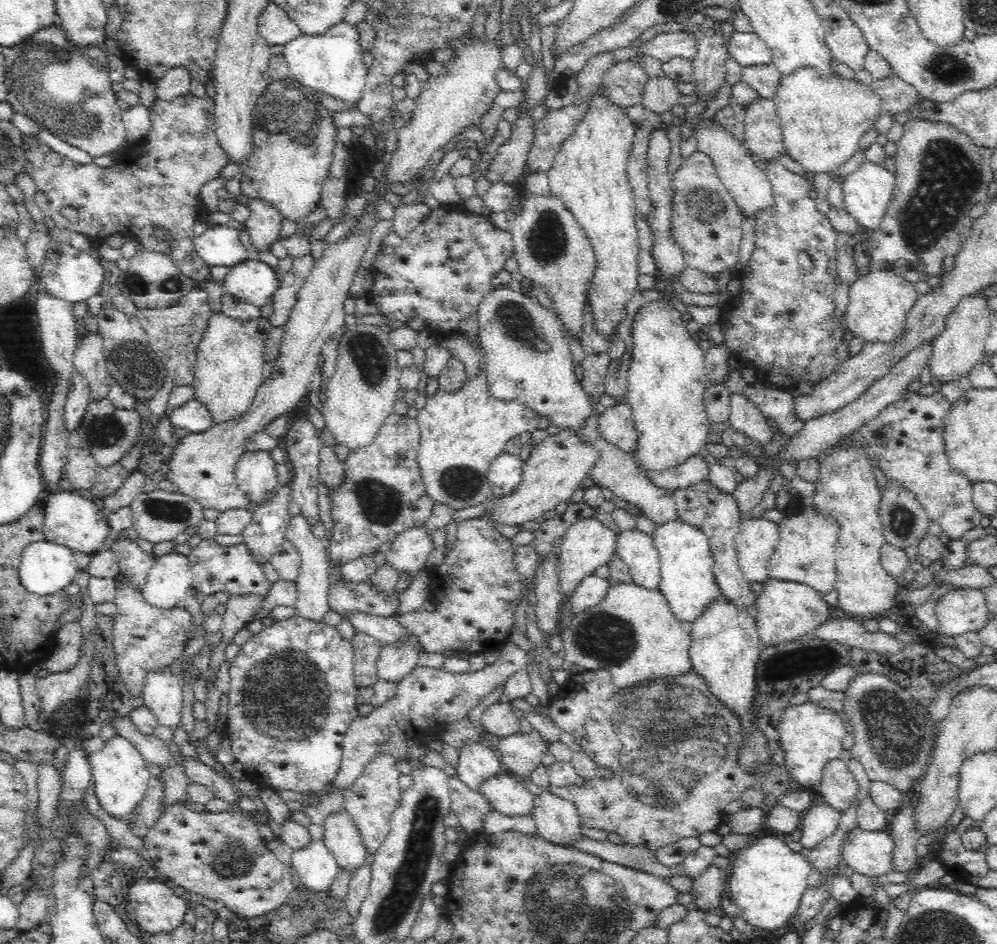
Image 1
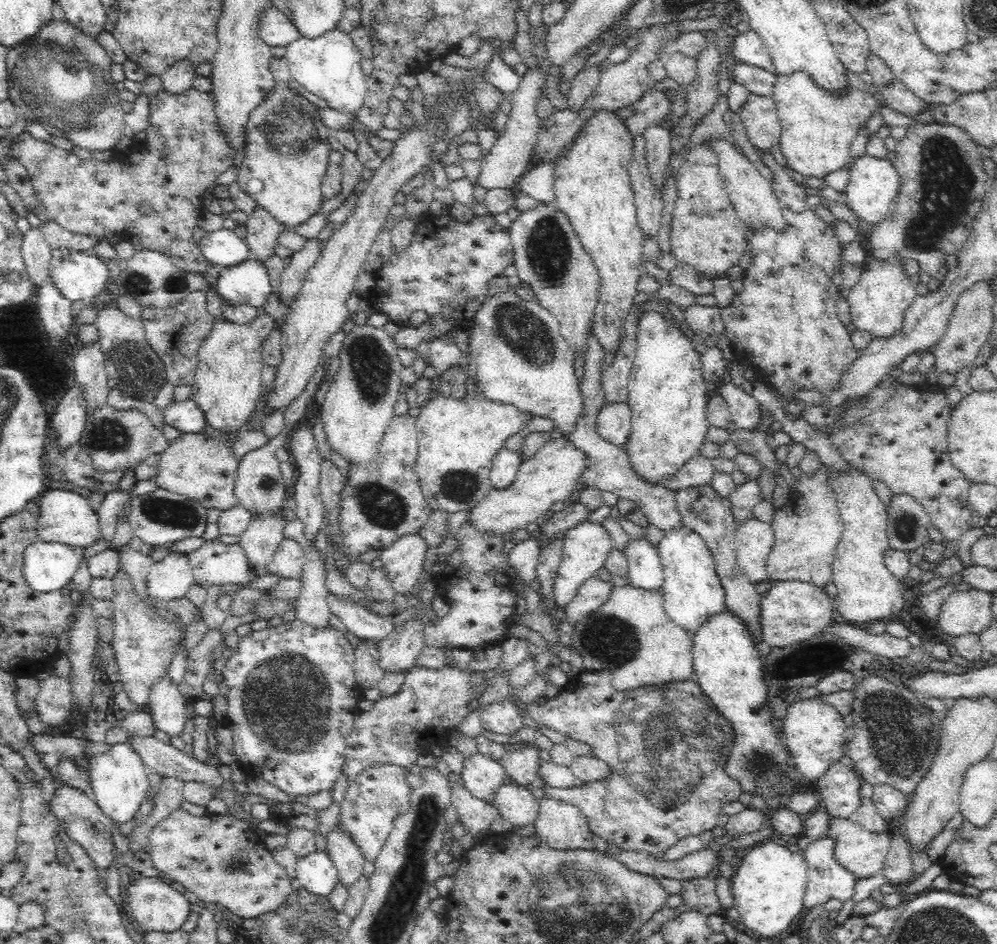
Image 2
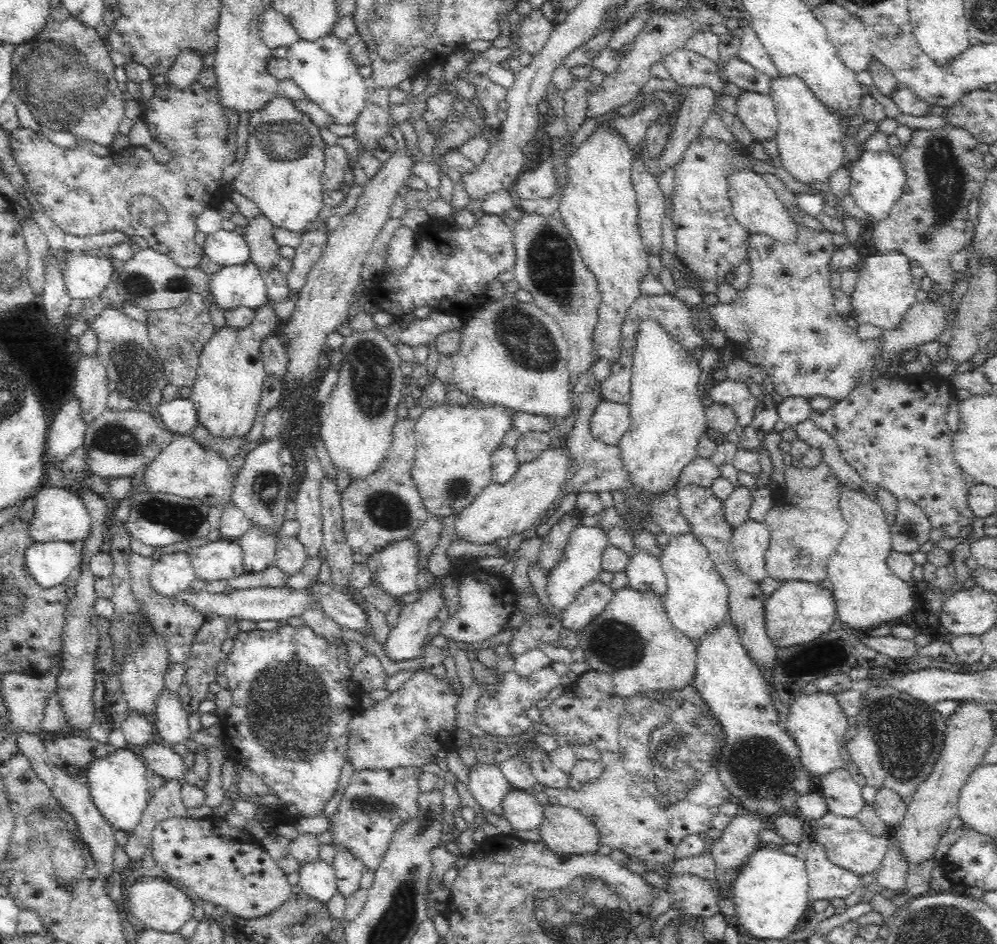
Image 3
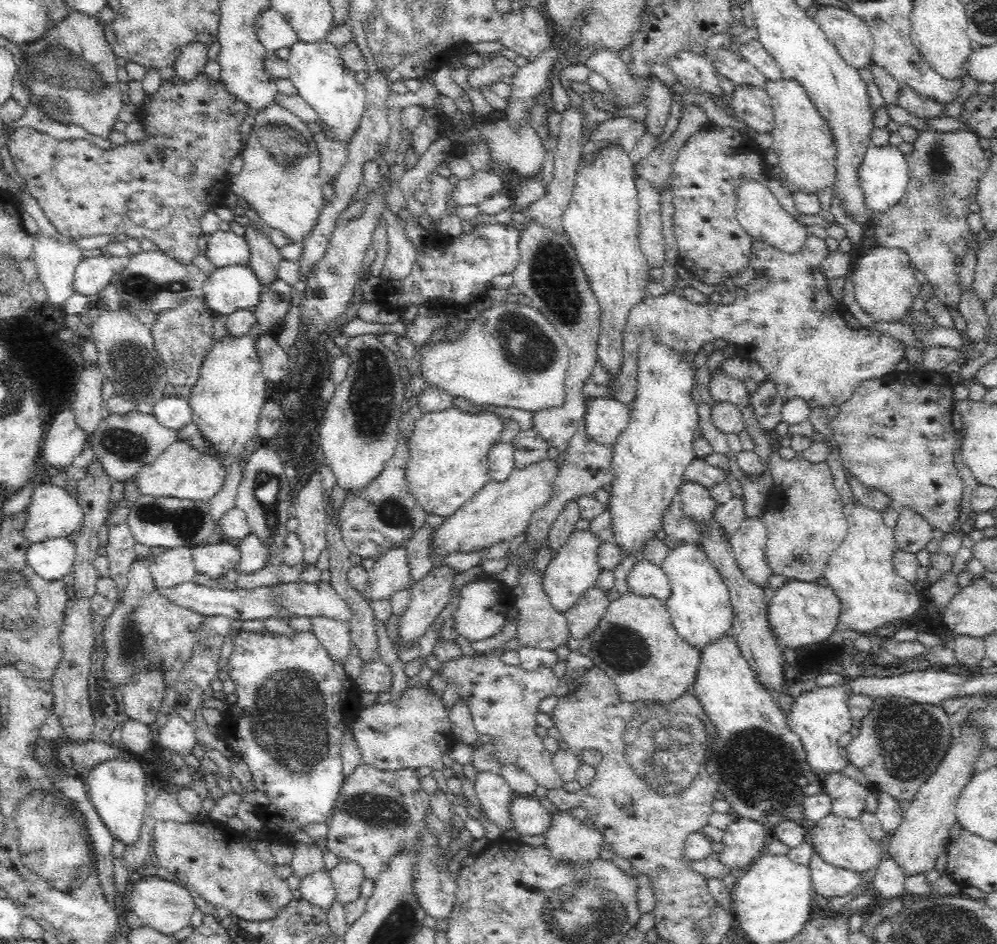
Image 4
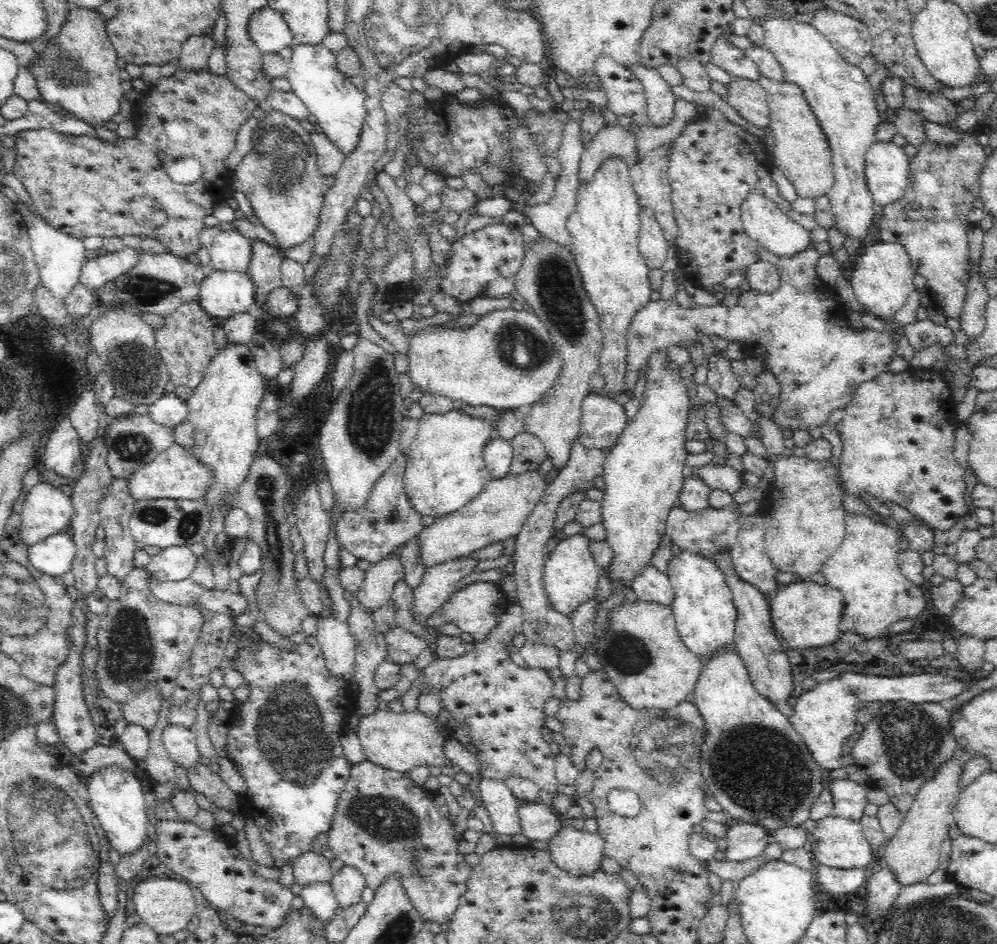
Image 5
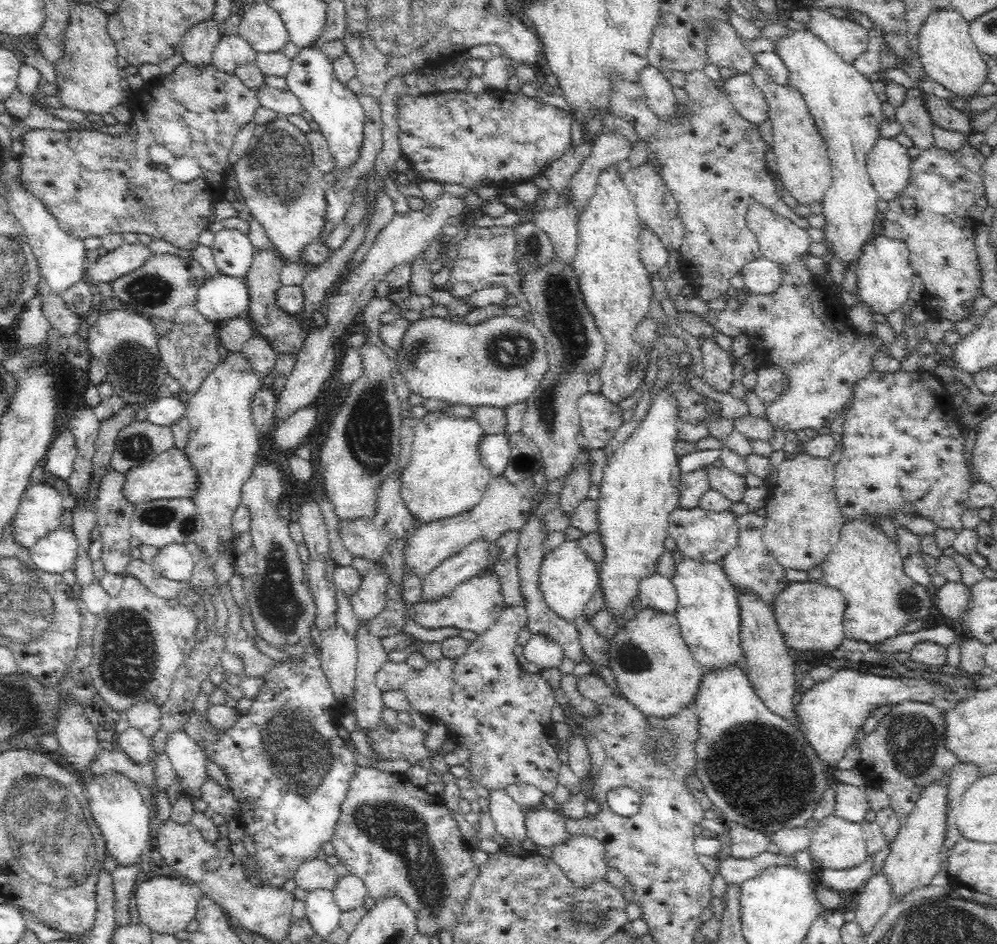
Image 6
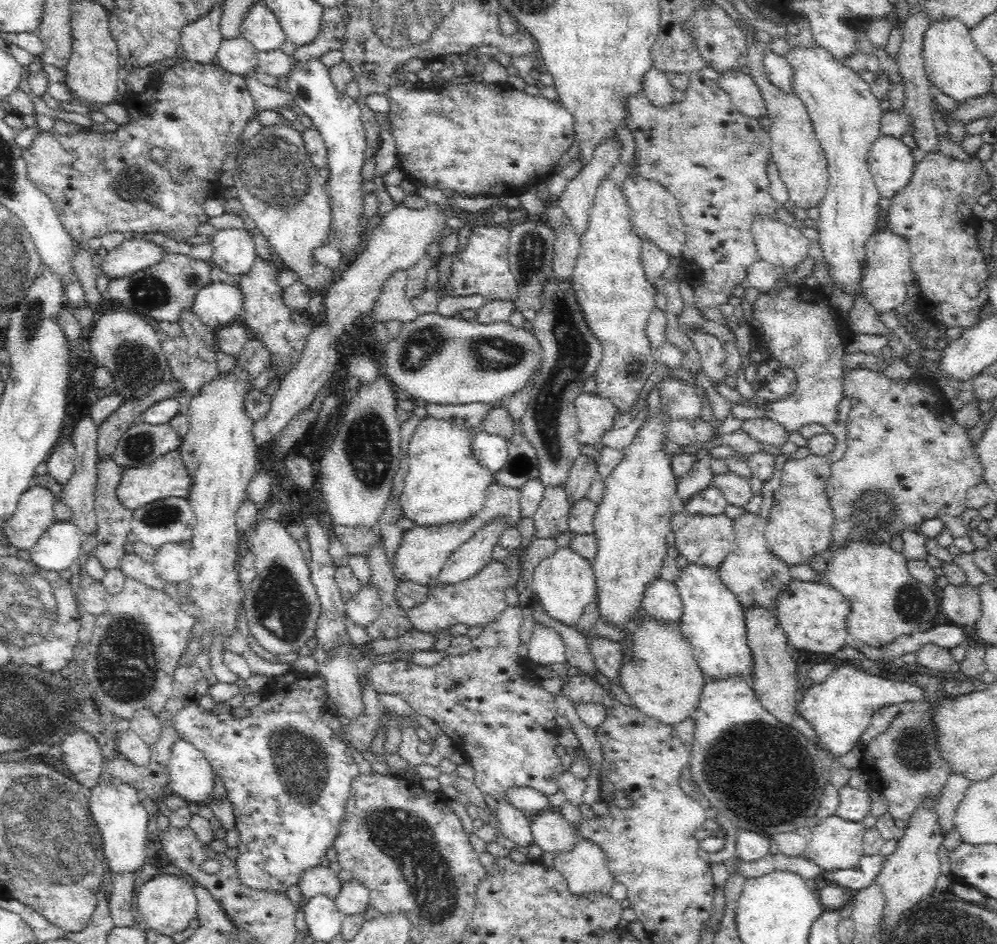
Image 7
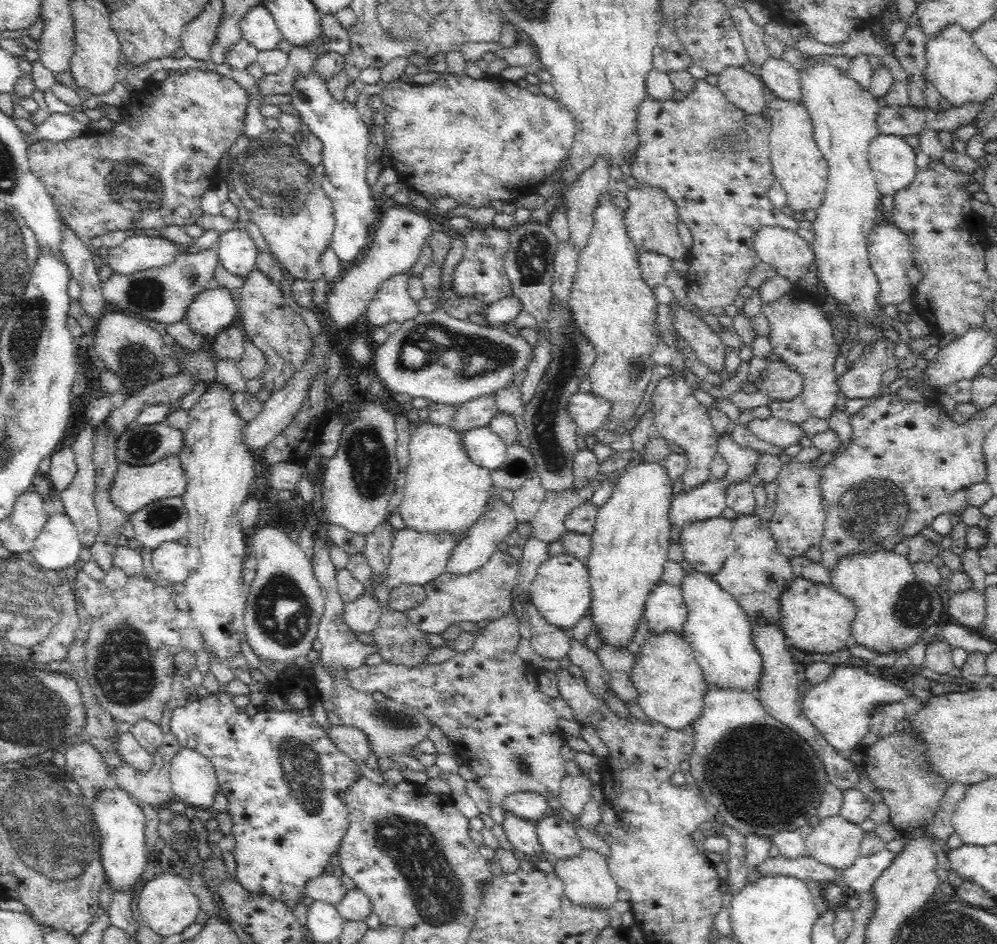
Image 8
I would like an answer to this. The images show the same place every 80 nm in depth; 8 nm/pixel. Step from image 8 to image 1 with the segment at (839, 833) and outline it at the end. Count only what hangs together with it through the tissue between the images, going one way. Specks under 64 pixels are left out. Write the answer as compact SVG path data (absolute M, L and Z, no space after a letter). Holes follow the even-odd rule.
M854 828L842 844L842 860L867 877L886 876L895 870L894 839L887 831Z

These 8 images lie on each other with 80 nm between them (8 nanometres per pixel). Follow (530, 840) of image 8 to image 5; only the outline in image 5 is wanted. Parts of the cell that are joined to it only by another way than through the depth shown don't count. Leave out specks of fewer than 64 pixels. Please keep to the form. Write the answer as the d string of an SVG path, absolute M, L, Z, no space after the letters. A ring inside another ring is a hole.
M480 777L478 790L495 832L506 836L520 834L521 828L517 818L518 800L505 781Z

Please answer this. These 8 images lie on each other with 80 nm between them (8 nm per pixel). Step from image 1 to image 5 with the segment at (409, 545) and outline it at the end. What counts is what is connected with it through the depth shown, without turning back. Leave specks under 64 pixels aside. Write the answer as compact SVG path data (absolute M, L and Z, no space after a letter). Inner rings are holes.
M390 553L380 562L373 563L365 570L362 586L356 592L356 598L366 605L370 612L380 606L386 606L391 600L397 582L404 581L404 565L399 553Z

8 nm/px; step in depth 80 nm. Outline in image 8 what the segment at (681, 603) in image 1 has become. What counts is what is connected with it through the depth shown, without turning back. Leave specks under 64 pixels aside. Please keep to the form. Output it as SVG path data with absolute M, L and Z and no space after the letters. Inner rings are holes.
M696 569L690 574L684 573L678 587L687 608L687 617L683 622L681 633L684 639L692 645L695 660L700 666L708 686L736 687L755 693L762 669L762 660L752 644L751 626L746 611L729 592L720 587L710 573Z

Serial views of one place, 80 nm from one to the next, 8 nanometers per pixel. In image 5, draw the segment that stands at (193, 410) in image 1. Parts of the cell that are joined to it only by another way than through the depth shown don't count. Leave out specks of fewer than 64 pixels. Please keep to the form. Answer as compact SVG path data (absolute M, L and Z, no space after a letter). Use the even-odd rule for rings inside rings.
M166 394L149 406L149 415L155 424L176 429L188 419L187 402L177 398L175 394Z

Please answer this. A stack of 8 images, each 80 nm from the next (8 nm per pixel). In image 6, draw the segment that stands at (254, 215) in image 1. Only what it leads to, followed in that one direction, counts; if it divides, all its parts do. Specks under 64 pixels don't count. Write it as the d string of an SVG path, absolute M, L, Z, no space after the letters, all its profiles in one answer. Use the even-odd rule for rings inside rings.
M262 248L260 250L254 249L252 264L244 276L244 280L248 285L248 293L250 293L247 314L249 314L252 324L255 326L256 334L266 337L276 354L298 352L310 332L298 321L297 316L288 315L276 308L275 294L278 288L282 286L279 274L285 261L273 248L268 250L262 250Z

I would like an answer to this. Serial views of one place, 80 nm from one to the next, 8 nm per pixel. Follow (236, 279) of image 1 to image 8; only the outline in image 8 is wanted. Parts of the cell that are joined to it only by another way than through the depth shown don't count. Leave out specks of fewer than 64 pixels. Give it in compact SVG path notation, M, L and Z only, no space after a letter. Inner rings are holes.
M207 288L195 295L185 320L192 332L214 338L222 329L239 322L239 306L228 288Z

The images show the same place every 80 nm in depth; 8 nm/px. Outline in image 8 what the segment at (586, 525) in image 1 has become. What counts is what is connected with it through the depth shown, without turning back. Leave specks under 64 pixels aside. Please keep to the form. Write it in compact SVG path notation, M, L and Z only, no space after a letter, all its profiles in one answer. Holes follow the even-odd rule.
M560 553L542 562L529 586L529 594L538 612L548 621L564 631L571 630L590 608L590 573L586 564L572 553Z

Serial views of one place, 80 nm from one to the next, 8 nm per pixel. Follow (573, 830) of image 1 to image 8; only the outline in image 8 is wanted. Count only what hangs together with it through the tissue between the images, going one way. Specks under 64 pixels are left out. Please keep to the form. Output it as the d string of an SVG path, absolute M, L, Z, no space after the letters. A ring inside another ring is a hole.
M582 848L578 856L556 860L554 873L563 880L563 886L567 898L573 904L589 904L599 908L613 909L618 901L618 887L610 875L610 870L604 856L592 848Z

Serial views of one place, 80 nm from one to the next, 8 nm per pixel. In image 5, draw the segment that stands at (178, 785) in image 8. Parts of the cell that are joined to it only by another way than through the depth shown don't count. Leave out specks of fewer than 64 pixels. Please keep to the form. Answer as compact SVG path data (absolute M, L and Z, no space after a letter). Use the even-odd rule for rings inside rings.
M168 723L163 730L161 739L170 758L185 770L188 770L190 765L203 761L196 748L196 736L189 727Z

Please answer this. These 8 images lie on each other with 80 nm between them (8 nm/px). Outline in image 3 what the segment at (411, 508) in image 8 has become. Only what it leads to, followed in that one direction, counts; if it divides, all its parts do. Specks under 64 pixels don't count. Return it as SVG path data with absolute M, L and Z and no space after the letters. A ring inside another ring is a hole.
M448 402L424 409L415 425L416 457L412 479L424 506L434 516L458 515L492 482L492 456L514 426L516 410L504 406L460 406Z

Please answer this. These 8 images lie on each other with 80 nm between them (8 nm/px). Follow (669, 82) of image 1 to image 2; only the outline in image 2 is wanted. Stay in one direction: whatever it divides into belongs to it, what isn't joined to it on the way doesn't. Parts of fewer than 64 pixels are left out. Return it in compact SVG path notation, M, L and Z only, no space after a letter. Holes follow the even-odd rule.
M648 89L635 104L634 114L624 120L632 133L632 138L644 134L649 126L655 126L662 118L669 117L673 100L673 92L671 91L671 96L668 96L668 89Z

